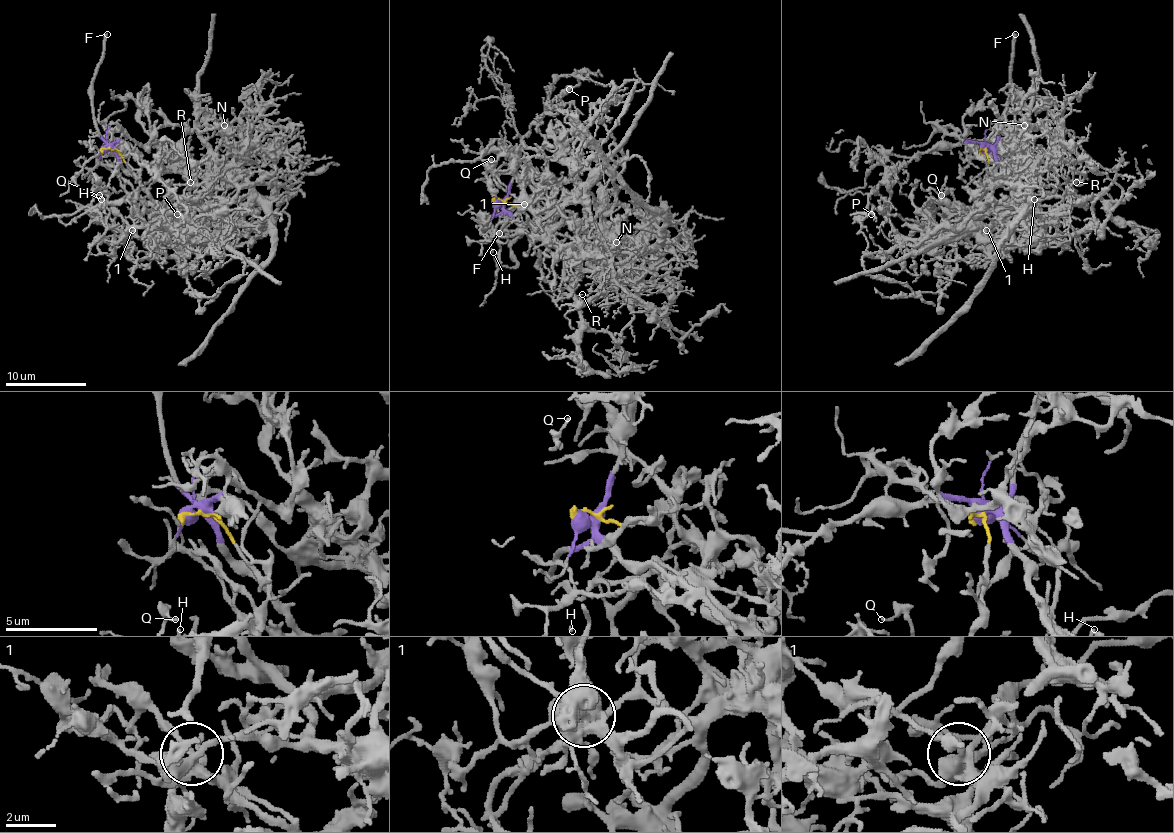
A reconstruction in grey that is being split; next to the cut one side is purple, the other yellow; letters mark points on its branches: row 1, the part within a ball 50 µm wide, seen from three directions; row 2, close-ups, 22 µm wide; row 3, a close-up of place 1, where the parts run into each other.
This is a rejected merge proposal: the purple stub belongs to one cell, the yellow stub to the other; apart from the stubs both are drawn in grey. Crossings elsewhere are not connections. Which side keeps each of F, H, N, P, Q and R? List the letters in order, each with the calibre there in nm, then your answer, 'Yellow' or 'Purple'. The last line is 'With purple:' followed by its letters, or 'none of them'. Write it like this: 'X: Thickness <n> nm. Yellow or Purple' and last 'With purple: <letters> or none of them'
F: Thickness 300 nm. Purple
H: Thickness 160 nm. Purple
N: Thickness 170 nm. Yellow
P: Thickness 120 nm. Purple
Q: Thickness 90 nm. Purple
R: Thickness 140 nm. Yellow
With purple: F, H, P, Q

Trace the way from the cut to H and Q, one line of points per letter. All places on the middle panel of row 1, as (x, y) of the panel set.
H: (499, 200), (515, 220), (545, 232), (562, 218), (557, 206), (535, 198), (483, 218), (481, 232), (493, 253)
Q: (499, 200), (515, 220), (545, 232), (562, 218), (557, 206), (543, 198), (501, 212), (485, 174), (491, 158)

